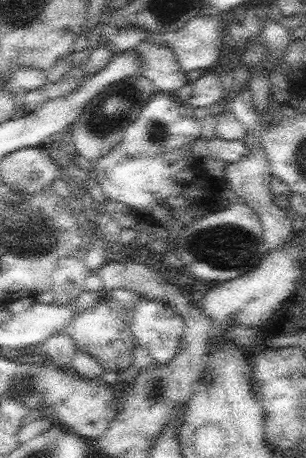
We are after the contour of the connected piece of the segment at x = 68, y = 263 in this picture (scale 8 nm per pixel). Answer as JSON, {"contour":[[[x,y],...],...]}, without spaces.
{"contour":[[[62,258],[56,266],[53,274],[53,283],[50,290],[53,292],[54,303],[65,305],[72,300],[76,300],[82,292],[84,292],[84,280],[92,274],[92,271],[87,266],[87,263],[80,258]]]}

